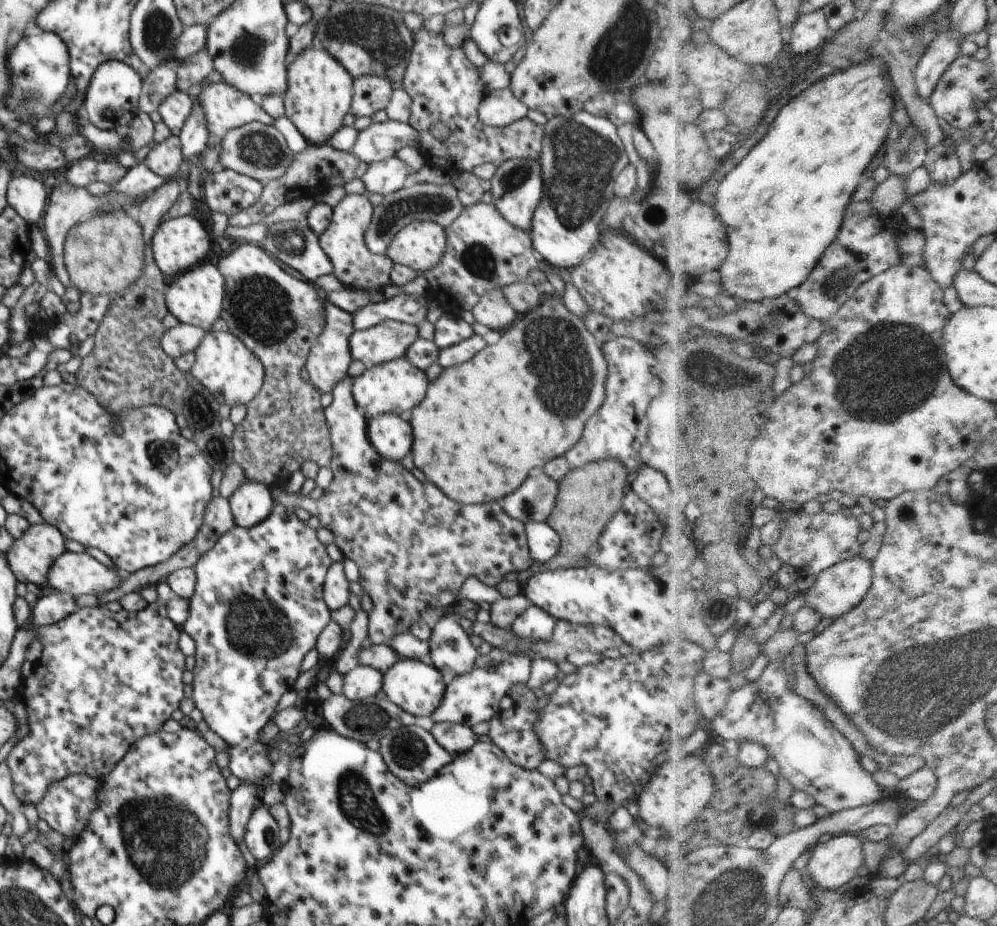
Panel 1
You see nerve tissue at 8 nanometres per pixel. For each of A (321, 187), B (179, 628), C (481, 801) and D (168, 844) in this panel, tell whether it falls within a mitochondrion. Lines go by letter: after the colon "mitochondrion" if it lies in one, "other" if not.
A: other
B: other
C: other
D: mitochondrion

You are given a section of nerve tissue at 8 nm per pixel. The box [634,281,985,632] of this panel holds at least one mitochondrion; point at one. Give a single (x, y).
(891, 370)

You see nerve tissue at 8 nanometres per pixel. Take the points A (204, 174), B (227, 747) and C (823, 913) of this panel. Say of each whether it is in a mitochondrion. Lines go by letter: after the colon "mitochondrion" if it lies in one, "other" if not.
A: other
B: other
C: other

